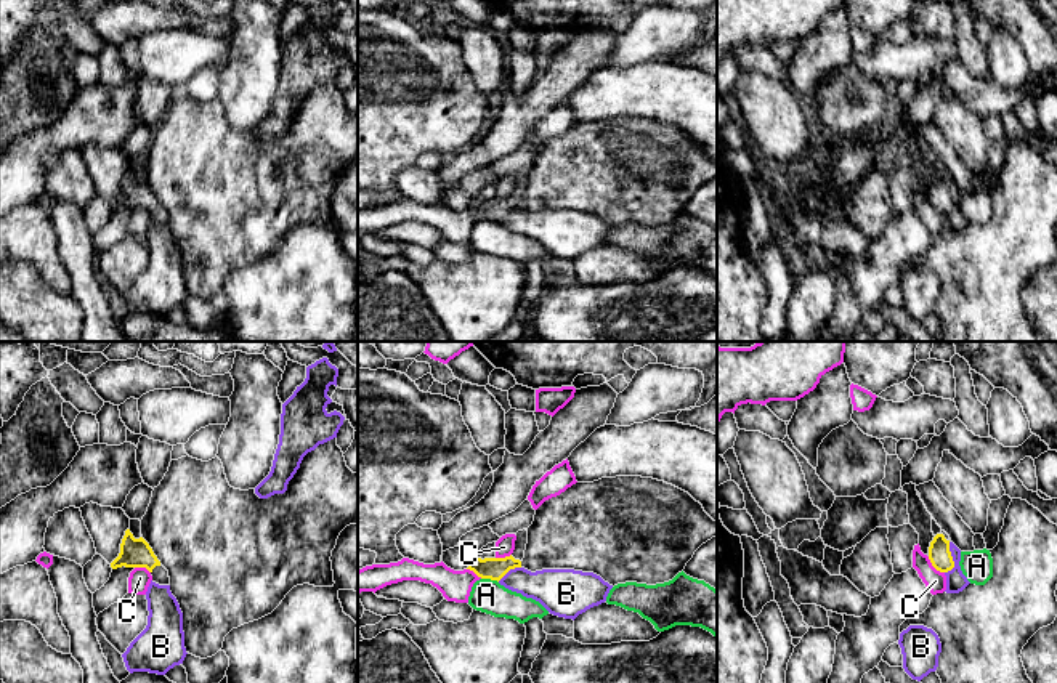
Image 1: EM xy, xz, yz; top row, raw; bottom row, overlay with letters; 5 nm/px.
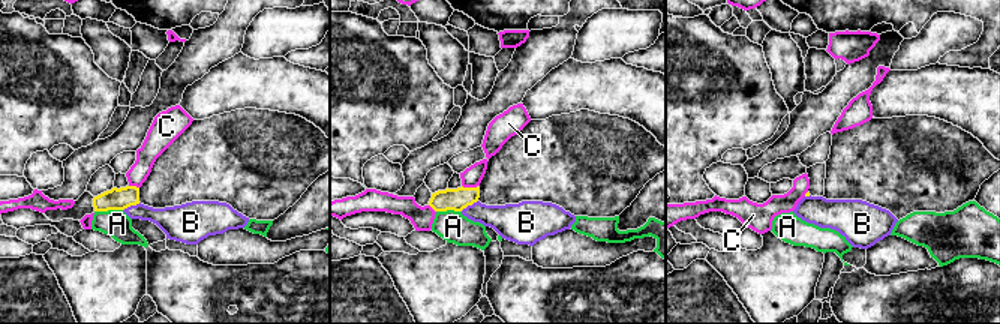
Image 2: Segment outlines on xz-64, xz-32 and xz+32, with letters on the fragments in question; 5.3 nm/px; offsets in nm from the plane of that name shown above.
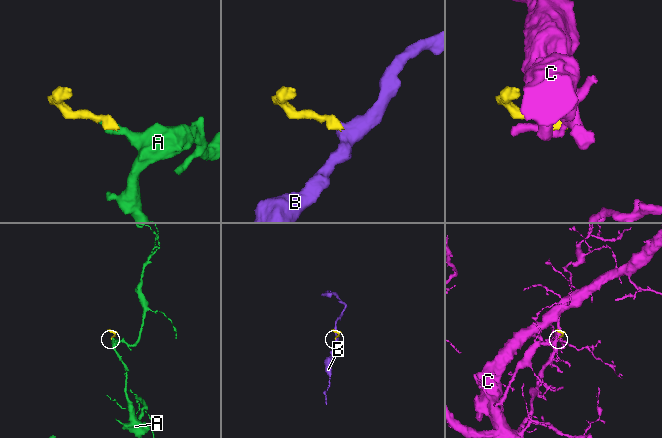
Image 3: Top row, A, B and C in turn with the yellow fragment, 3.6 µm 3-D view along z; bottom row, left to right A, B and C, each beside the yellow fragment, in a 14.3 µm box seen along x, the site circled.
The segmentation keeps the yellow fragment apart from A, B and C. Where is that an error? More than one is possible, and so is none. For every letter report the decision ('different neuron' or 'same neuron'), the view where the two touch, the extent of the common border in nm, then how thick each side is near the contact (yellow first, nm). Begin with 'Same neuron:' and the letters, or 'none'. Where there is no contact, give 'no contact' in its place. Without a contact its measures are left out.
Same neuron: none
A: different neuron; contact in xz; length 90 nm; calibres 110 and 170 nm
B: different neuron; contact in yz; length 160 nm; calibres 110 and 100 nm
C: different neuron; contact in yz; length 120 nm; calibres 110 and 110 nm

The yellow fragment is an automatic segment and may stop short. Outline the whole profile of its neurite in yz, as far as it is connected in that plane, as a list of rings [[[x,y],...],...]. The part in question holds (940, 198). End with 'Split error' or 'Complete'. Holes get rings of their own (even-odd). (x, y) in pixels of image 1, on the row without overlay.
[[[937,175],[930,183],[929,200],[940,213],[948,213],[954,208],[954,202],[950,192],[950,181],[946,181],[943,175]]]. Complete

